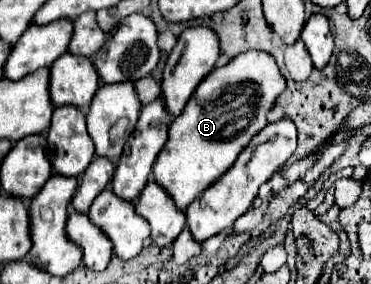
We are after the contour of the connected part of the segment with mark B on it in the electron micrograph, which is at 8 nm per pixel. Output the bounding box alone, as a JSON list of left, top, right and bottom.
[153,51,285,209]

